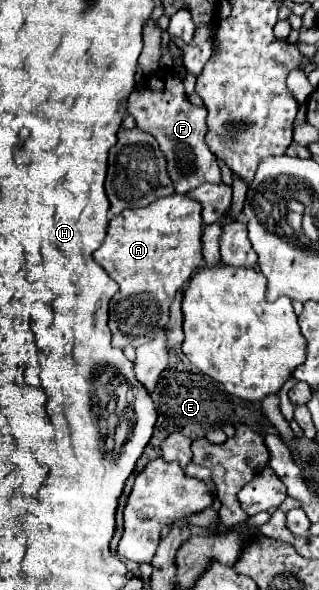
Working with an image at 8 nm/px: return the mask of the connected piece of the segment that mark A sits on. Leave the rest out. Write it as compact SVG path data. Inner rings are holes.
M172 194L168 200L156 200L148 208L136 208L122 212L110 220L108 234L102 246L94 252L94 260L100 262L106 272L118 282L120 290L110 300L110 318L108 328L112 332L112 344L116 348L142 346L156 338L156 334L168 322L168 308L176 298L176 292L188 282L192 272L204 262L202 258L202 216L200 204L188 196Z

